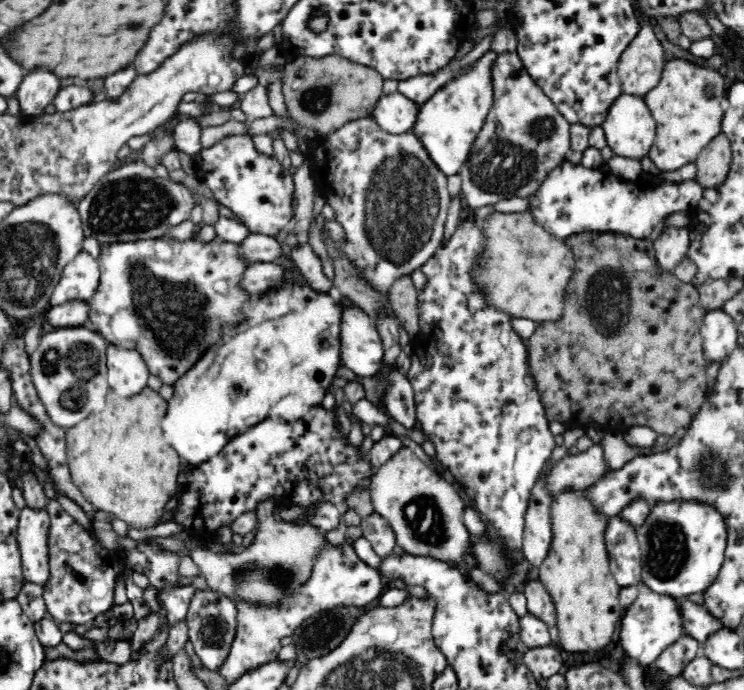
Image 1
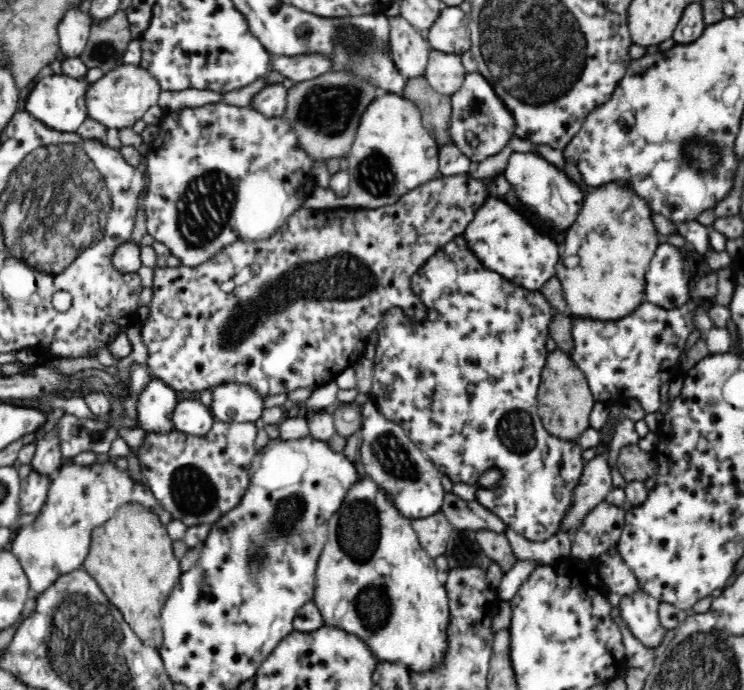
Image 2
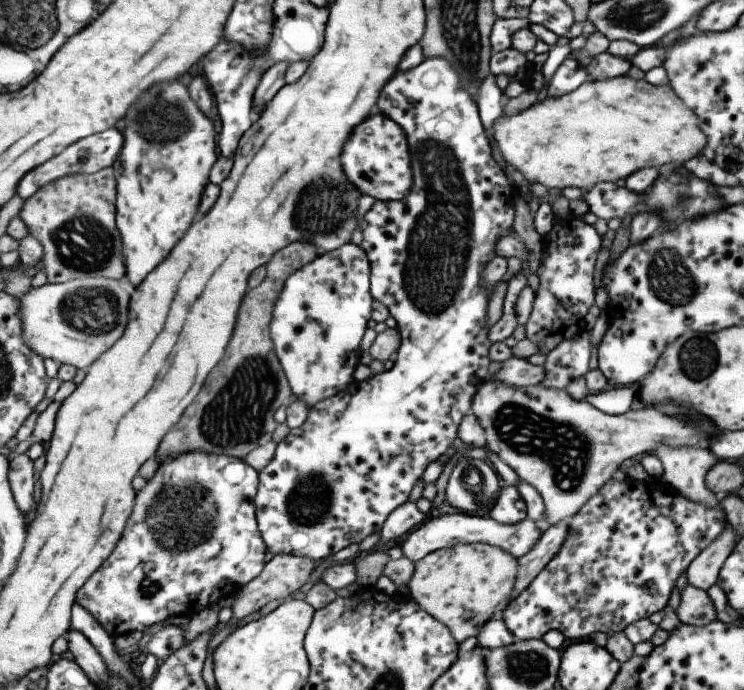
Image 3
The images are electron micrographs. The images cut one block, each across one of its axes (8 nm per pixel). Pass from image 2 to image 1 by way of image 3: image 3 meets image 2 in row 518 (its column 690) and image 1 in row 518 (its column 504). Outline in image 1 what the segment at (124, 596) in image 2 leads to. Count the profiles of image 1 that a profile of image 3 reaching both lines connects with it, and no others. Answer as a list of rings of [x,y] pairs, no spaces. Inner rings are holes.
[[[146,385],[132,398],[121,397],[110,388],[100,411],[90,413],[81,423],[67,429],[66,461],[72,480],[94,509],[106,510],[130,527],[147,529],[162,518],[162,506],[175,492],[178,454],[164,442],[160,422],[167,400]]]

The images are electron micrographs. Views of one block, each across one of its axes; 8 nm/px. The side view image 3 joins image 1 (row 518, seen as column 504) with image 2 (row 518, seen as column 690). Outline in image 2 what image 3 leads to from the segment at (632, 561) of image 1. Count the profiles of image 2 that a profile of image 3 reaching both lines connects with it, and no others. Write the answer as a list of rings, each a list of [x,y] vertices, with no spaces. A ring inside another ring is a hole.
[[[458,236],[439,248],[436,254],[433,254],[423,264],[410,279],[410,288],[412,294],[416,295],[424,306],[426,306],[426,318],[422,322],[412,322],[404,313],[398,309],[392,309],[385,314],[382,322],[376,328],[379,336],[375,348],[375,358],[373,365],[375,372],[373,374],[371,397],[376,403],[378,410],[385,414],[392,422],[399,424],[410,440],[434,463],[434,466],[443,474],[452,480],[453,484],[470,484],[477,486],[475,500],[486,507],[492,514],[507,526],[508,529],[515,530],[522,538],[530,542],[544,542],[552,538],[554,534],[562,529],[566,514],[574,504],[574,490],[581,482],[585,460],[582,458],[582,448],[579,440],[568,440],[553,435],[545,430],[540,415],[537,411],[537,396],[541,374],[546,364],[546,355],[549,351],[546,349],[546,341],[549,336],[548,323],[550,317],[557,313],[543,299],[540,291],[530,291],[516,286],[514,283],[504,282],[504,278],[495,272],[484,268],[480,261],[467,248],[462,236]],[[504,286],[504,288],[502,288]],[[532,292],[532,294],[530,294]],[[434,342],[444,342],[444,346],[432,346]],[[440,398],[440,400],[438,400]],[[514,412],[514,414],[512,414]],[[518,412],[530,412],[530,414],[518,414]],[[490,469],[500,470],[502,479],[495,488],[485,488],[478,485],[478,477]]]

